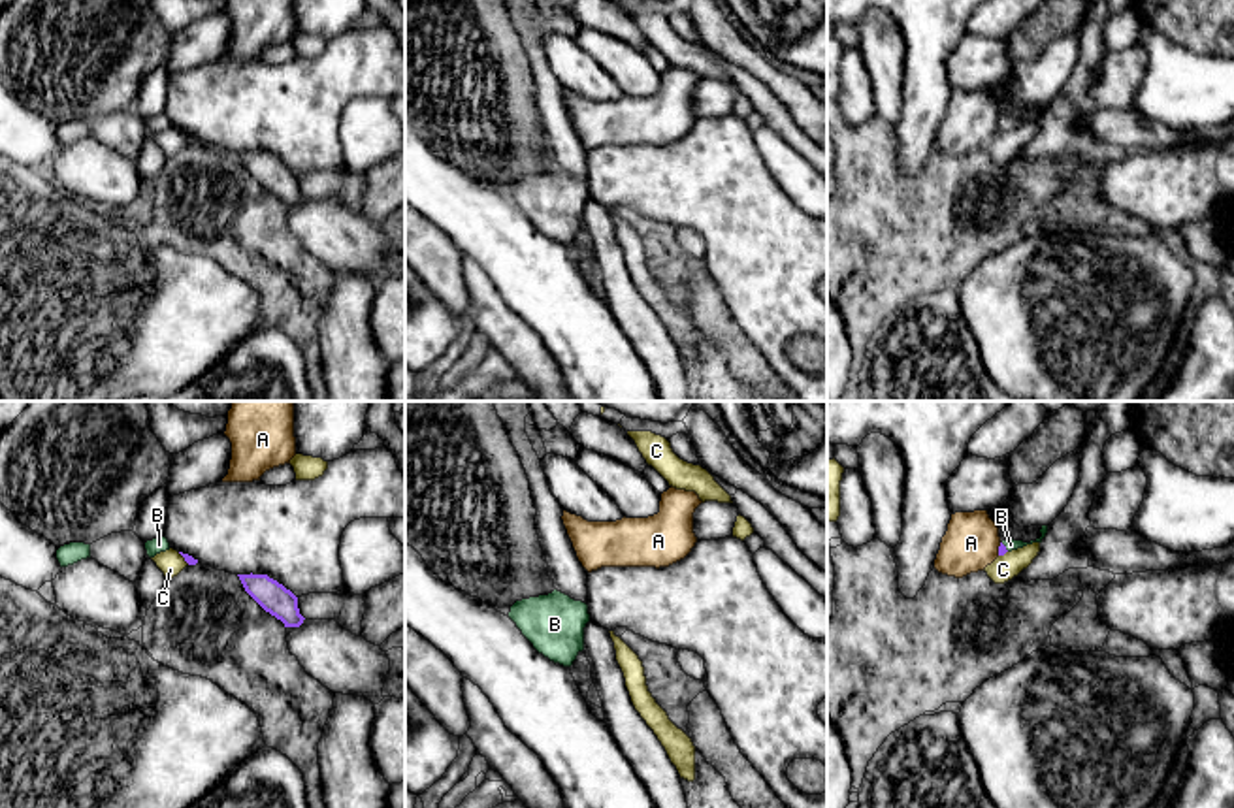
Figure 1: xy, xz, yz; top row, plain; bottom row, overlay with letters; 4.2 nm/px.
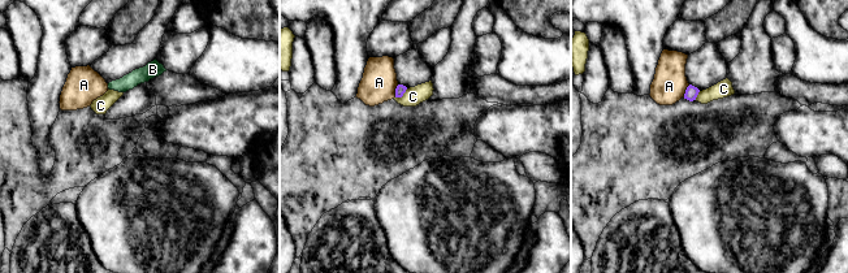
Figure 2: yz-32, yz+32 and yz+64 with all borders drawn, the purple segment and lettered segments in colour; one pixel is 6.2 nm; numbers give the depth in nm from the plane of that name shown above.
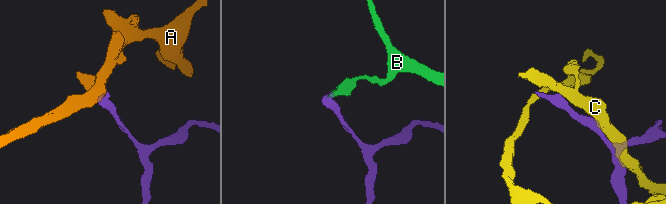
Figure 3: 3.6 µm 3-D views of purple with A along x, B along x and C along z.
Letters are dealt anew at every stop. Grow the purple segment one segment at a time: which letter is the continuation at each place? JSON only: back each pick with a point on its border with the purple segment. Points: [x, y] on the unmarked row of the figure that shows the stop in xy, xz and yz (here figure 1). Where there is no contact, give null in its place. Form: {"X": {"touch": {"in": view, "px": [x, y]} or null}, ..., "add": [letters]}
{"B": {"touch": {"in": "yz", "px": [1005, 125]}}, "add": ["B"]}

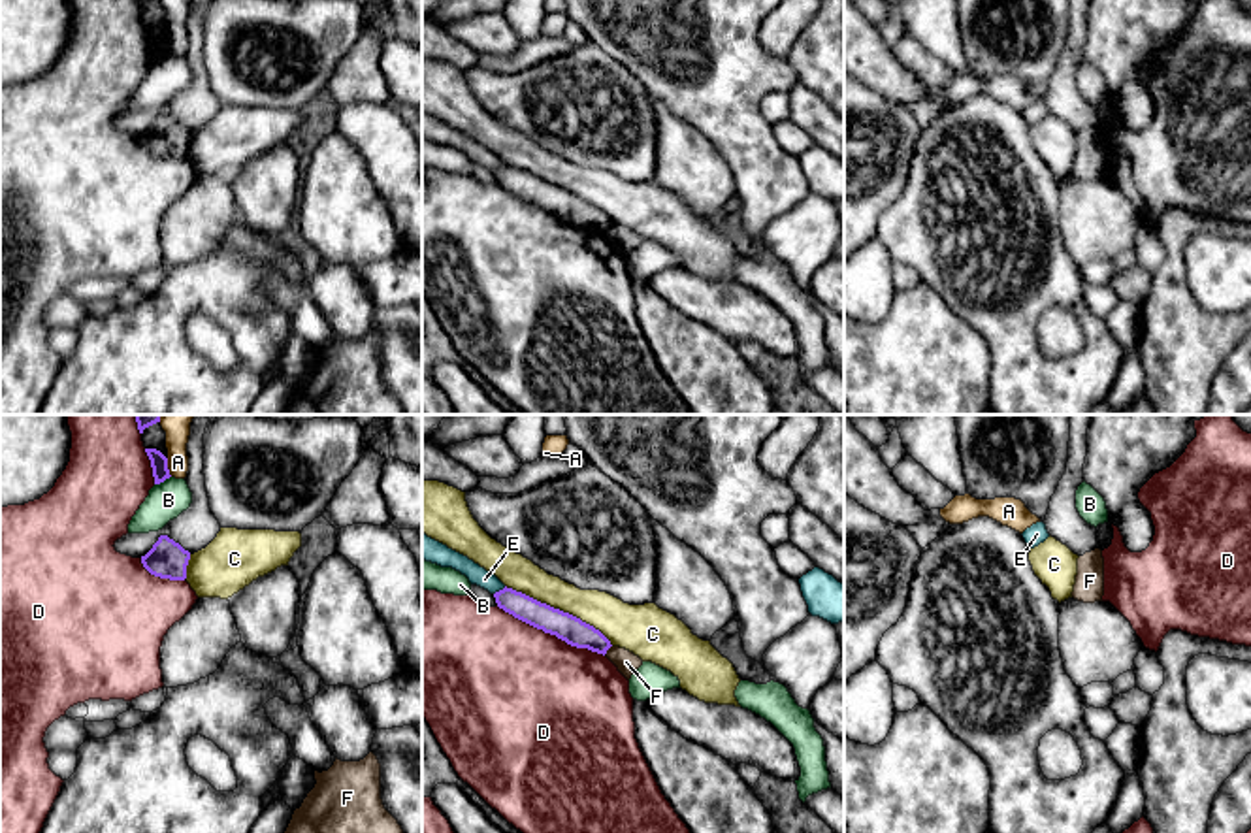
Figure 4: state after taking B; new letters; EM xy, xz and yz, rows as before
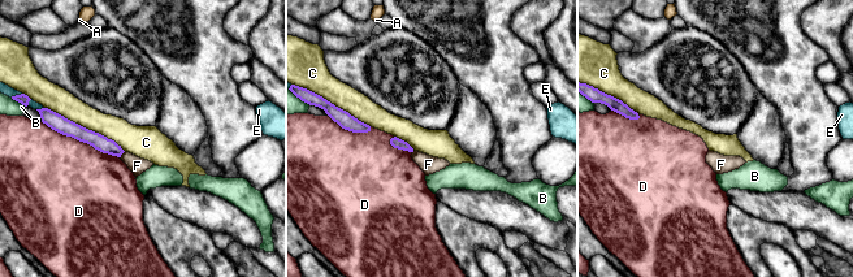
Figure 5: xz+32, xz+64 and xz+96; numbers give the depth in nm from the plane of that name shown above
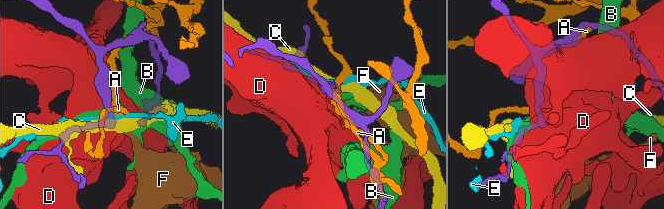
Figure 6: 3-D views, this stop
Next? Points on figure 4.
{"add": []}

